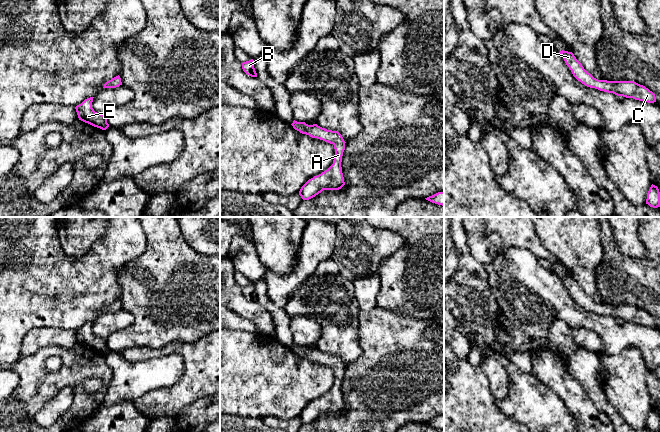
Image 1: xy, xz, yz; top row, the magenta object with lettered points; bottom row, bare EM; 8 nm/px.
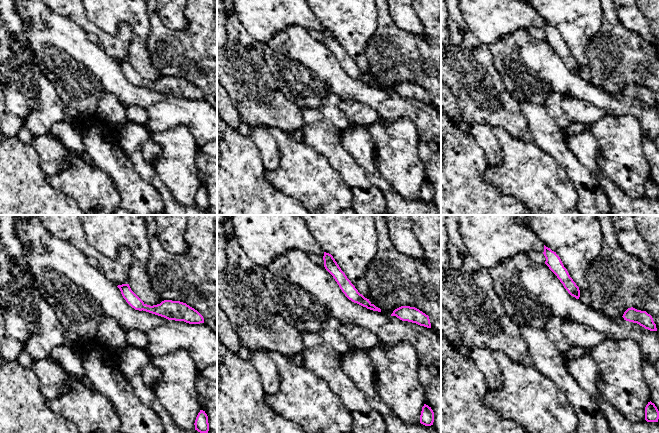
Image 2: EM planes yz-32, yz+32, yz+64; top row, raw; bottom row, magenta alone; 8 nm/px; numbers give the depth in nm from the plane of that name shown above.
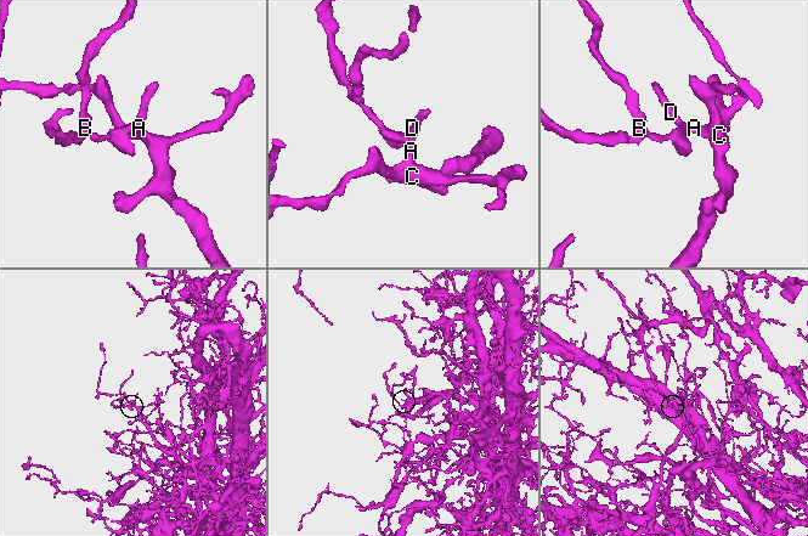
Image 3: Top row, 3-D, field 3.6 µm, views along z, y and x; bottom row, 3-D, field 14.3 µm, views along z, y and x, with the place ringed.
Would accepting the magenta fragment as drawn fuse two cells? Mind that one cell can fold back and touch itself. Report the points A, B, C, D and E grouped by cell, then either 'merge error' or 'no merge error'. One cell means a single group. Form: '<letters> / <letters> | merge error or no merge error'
A B C D E | no merge error

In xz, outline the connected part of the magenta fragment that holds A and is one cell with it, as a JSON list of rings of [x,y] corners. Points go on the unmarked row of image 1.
[[[293,345],[293,352],[302,358],[309,359],[334,369],[335,381],[333,388],[321,398],[309,403],[300,413],[299,419],[303,424],[309,424],[323,414],[339,414],[344,409],[342,397],[342,380],[345,374],[345,365],[338,355],[327,354],[317,348],[308,349],[305,346]]]

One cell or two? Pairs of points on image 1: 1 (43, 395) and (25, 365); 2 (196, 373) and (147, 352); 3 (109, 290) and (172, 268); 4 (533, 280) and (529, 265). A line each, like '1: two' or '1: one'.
1: one
2: one
3: two
4: one

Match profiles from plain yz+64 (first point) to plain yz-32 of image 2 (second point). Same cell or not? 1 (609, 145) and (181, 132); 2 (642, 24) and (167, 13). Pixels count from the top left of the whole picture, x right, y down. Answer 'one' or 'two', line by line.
1: one
2: one

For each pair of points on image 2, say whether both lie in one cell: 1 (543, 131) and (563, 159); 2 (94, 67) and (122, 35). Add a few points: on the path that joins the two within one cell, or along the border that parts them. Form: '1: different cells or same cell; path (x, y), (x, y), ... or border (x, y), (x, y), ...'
1: same cell; path (549, 138), (560, 152)
2: different cells; border (97, 44), (116, 62)

